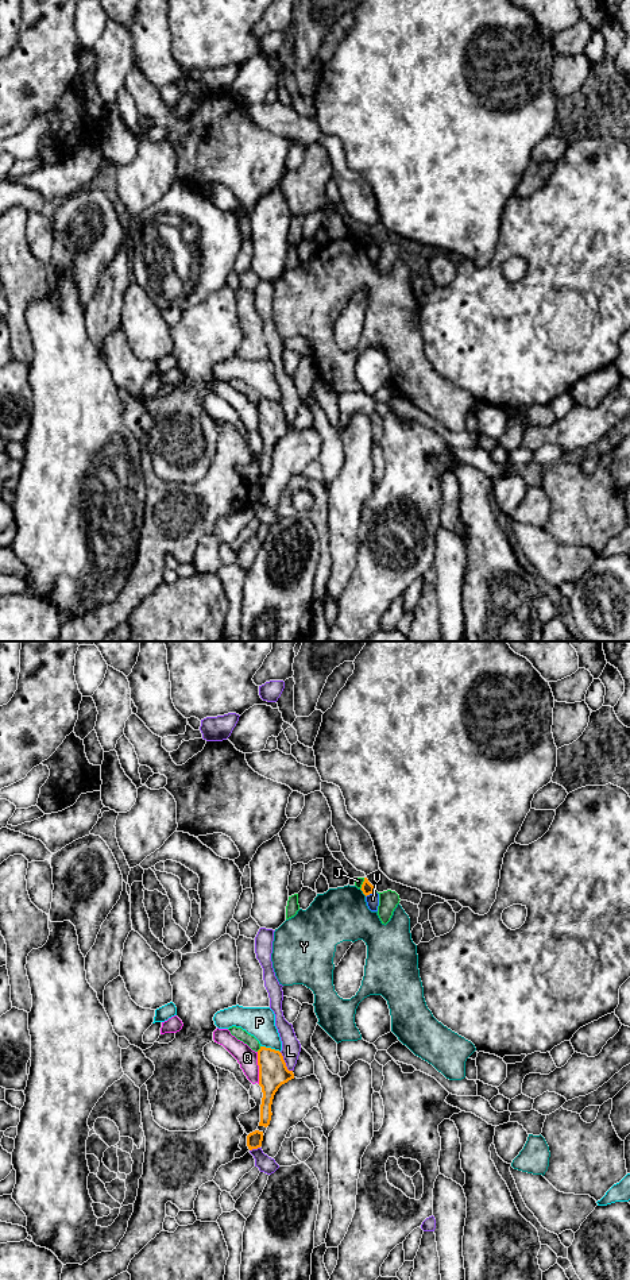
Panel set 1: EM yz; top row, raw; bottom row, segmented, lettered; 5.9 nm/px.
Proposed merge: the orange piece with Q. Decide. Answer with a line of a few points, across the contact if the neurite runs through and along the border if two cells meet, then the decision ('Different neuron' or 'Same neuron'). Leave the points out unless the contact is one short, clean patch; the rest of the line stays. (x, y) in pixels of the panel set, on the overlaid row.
Line: yz (256, 1052), (259, 1083). Different neuron

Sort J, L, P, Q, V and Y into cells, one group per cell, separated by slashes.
J / L / P / Q V / Y

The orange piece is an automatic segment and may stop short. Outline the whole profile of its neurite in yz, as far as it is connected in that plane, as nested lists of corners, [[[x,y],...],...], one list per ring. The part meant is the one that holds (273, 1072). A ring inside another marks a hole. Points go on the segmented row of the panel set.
[[[260,1046],[258,1050],[259,1065],[259,1086],[262,1087],[263,1098],[260,1104],[259,1126],[267,1127],[271,1121],[271,1104],[278,1088],[294,1079],[293,1071],[289,1071],[283,1056],[279,1050]]]

